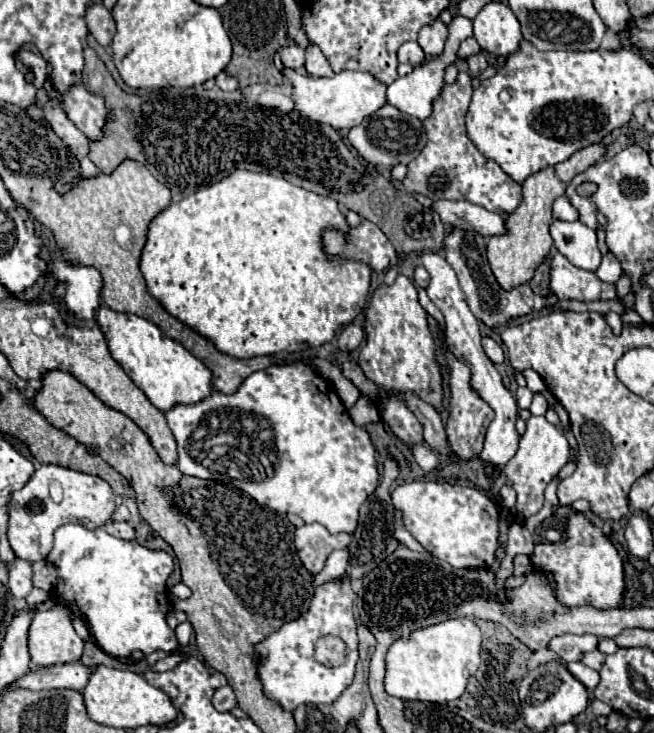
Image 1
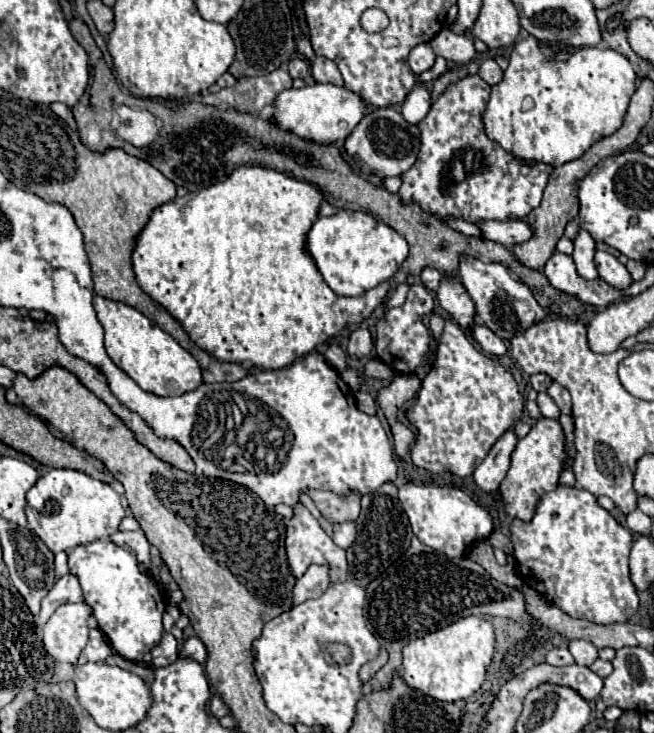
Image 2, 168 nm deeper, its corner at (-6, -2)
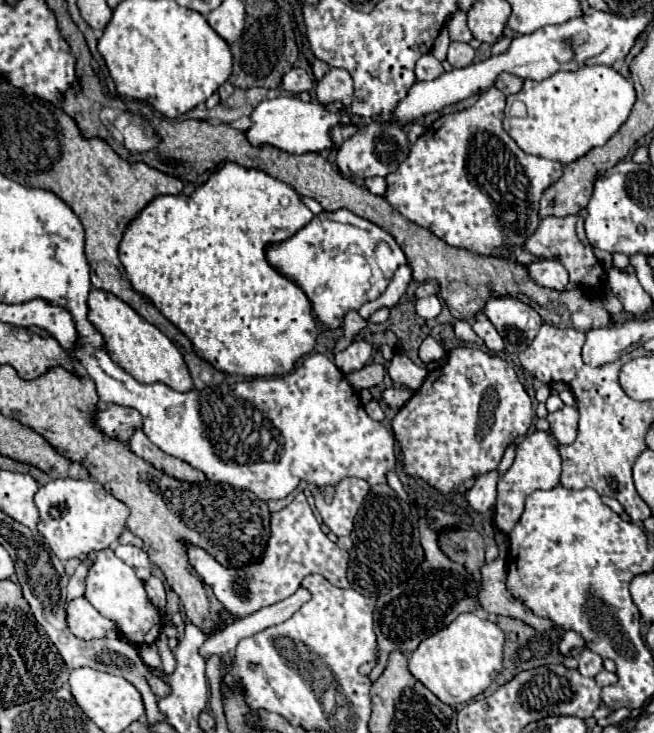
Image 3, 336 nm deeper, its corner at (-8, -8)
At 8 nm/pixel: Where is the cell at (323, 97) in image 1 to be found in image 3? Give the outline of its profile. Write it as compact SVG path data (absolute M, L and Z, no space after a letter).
M281 96L273 100L263 100L251 112L251 128L245 132L251 144L271 144L289 154L305 154L305 152L323 152L331 148L329 128L335 124L349 124L351 118L343 112L341 104L323 106L319 102L303 102L297 96Z

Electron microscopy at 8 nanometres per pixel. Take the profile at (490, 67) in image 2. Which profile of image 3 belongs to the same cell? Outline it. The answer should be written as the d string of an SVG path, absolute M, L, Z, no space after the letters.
M503 72L503 74L499 76L499 80L495 82L495 86L497 86L505 96L511 96L511 94L517 94L517 92L523 88L523 78L511 76L511 74Z

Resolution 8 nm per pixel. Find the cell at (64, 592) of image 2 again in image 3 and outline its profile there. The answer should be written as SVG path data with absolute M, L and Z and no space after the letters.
M87 558L87 560L83 560L83 562L77 566L77 570L75 570L75 574L71 576L69 586L67 586L67 600L73 600L73 598L83 596L83 592L85 592L85 576L87 576L87 570L89 570L91 564L93 564L93 560Z

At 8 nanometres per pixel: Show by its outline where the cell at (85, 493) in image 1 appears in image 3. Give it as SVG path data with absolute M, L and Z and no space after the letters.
M89 478L51 480L39 488L35 504L41 514L41 522L37 528L41 536L47 540L49 548L55 552L55 556L59 556L59 560L83 558L91 552L109 548L111 542L115 542L121 536L125 520L129 516L129 508L123 502L105 492L105 488L99 482L89 482Z

